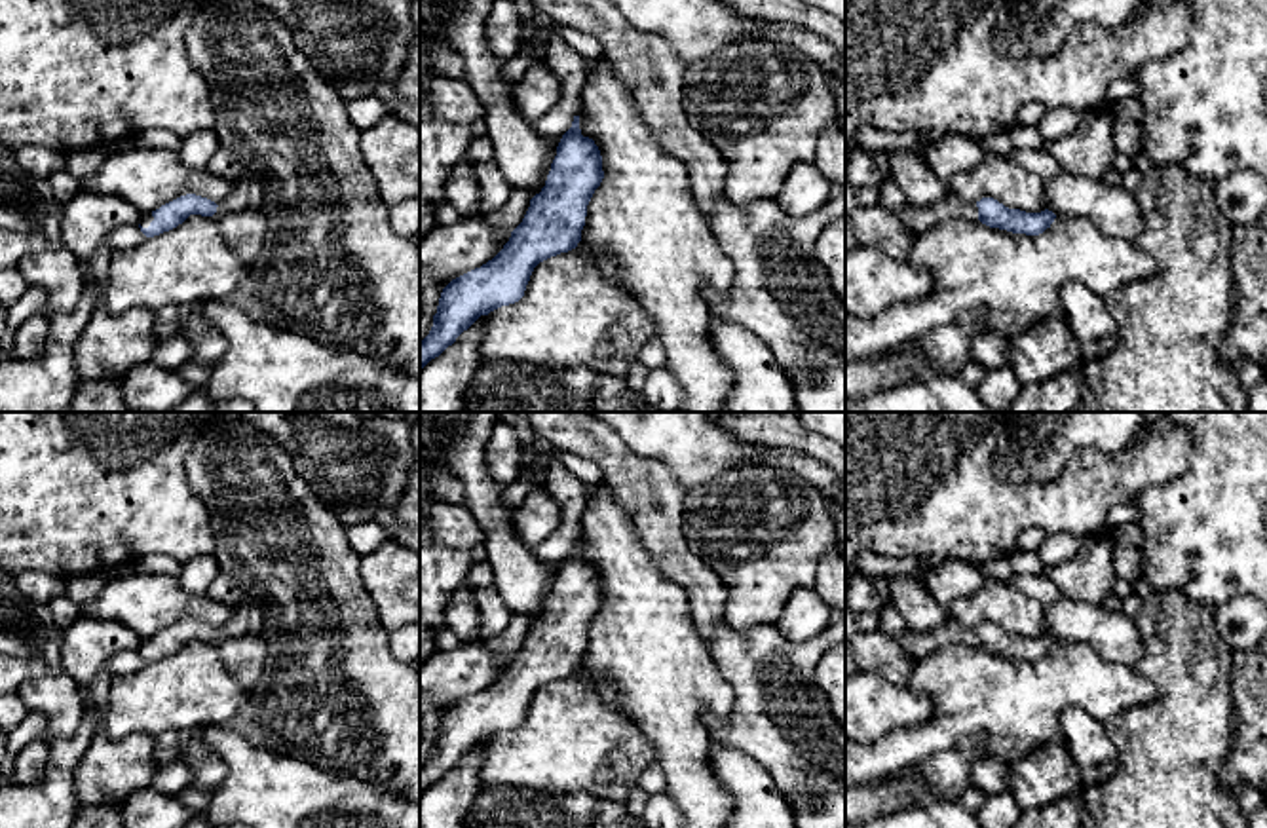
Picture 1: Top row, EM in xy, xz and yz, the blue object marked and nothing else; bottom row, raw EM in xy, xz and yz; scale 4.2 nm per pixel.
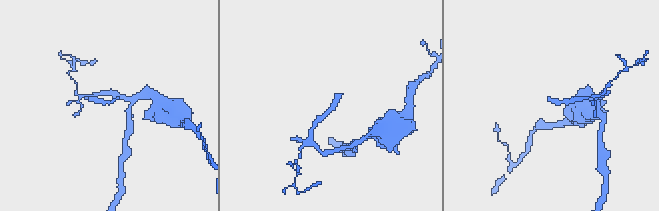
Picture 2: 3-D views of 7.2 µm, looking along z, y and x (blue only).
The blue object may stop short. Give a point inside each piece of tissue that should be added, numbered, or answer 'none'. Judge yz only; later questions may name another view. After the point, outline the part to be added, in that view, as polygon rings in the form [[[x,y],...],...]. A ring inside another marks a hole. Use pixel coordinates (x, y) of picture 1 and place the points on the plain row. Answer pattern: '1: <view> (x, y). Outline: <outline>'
1: yz (950, 633). Outline: [[[950,615],[940,627],[923,634],[914,634],[910,629],[906,629],[902,644],[917,661],[948,646],[980,648],[976,629],[967,629]]]

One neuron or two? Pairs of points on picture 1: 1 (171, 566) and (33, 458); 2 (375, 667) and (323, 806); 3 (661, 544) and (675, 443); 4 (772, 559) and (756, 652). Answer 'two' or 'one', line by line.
1: two
2: two
3: two
4: two

